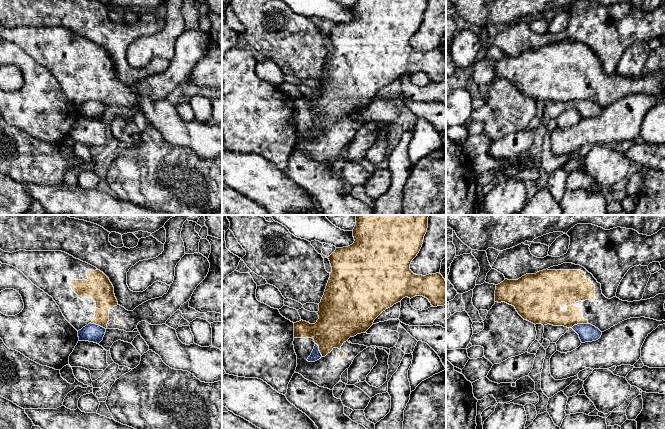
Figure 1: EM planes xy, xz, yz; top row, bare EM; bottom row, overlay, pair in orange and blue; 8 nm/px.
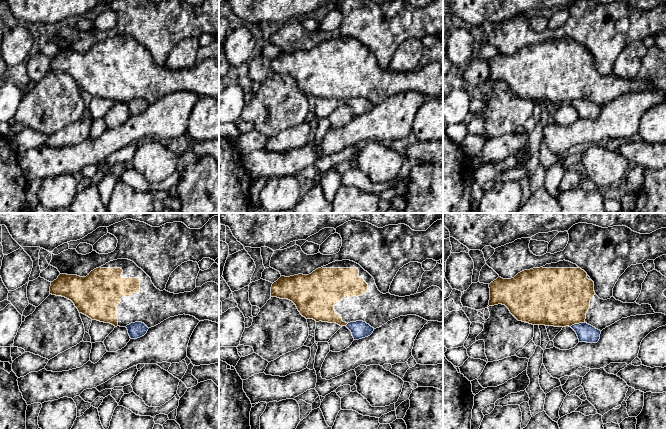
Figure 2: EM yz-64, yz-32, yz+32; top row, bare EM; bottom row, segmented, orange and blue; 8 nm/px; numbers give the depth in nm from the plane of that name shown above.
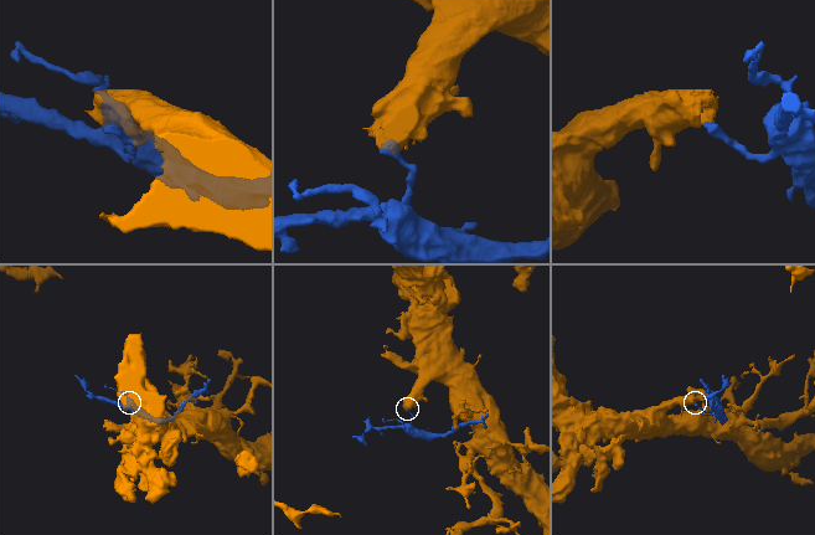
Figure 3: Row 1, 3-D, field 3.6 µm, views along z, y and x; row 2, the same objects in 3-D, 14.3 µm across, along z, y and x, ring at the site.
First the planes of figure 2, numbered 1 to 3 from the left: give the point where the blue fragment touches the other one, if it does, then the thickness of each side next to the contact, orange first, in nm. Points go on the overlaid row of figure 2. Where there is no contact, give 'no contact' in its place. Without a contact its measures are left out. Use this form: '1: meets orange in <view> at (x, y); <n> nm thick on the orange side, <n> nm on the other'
1: no contact
2: meets orange in yz-32 at (346, 324); 220 nm thick on the orange side, 140 nm on the other
3: meets orange in yz+32 at (577, 323); 480 nm thick on the orange side, 140 nm on the other

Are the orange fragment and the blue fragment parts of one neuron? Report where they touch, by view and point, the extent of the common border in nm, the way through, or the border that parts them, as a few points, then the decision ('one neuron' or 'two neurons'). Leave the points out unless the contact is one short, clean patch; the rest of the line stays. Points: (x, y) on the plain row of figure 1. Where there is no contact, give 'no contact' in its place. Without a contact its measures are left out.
meets orange in yz at (579, 99); contact 150 nm long; two neurons

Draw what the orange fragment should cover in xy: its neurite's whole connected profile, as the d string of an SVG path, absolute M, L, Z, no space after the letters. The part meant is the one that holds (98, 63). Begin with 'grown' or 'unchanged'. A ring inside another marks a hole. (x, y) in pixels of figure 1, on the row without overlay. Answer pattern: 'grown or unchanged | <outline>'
grown | M0 25L0 38L20 46L34 61L53 74L65 95L77 106L88 100L105 105L132 108L141 97L151 101L162 101L186 79L196 63L205 55L210 39L200 29L185 30L175 43L174 57L162 73L148 76L133 87L120 82L109 54L96 43L62 27L5 28Z

